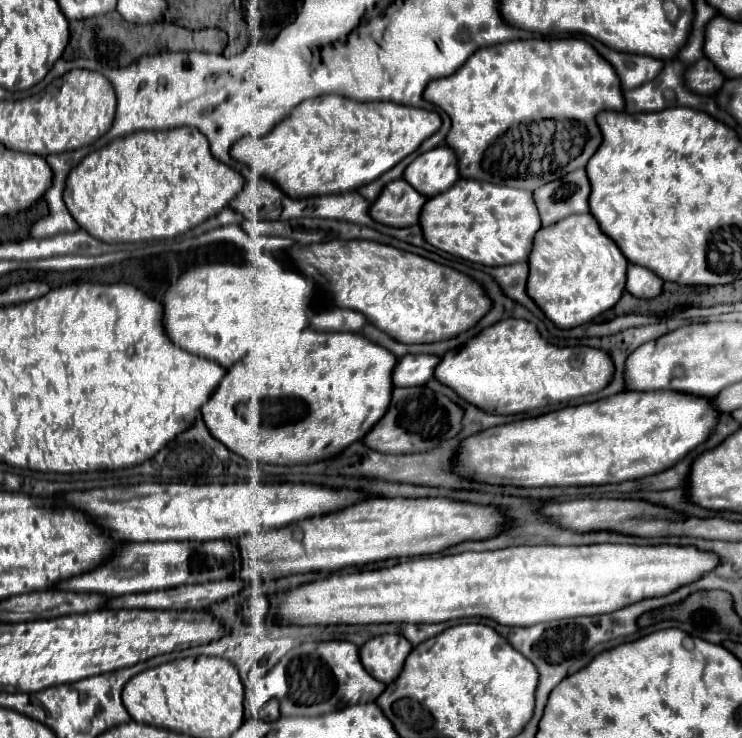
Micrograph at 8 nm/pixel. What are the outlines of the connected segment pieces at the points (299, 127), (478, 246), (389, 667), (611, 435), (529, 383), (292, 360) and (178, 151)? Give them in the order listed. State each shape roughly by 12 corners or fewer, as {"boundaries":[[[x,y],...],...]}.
{"boundaries":[[[302,101],[234,159],[290,197],[358,189],[442,125],[436,111]],[[476,179],[426,201],[430,245],[482,265],[528,261],[534,195]],[[378,635],[360,649],[364,669],[384,685],[402,671],[412,645]],[[624,391],[476,433],[456,471],[518,487],[674,467],[712,397]],[[526,319],[484,329],[436,379],[486,413],[602,391],[608,353]],[[306,329],[202,417],[248,461],[322,461],[392,401],[396,357]],[[196,127],[86,155],[64,203],[104,243],[172,239],[244,189]]]}

